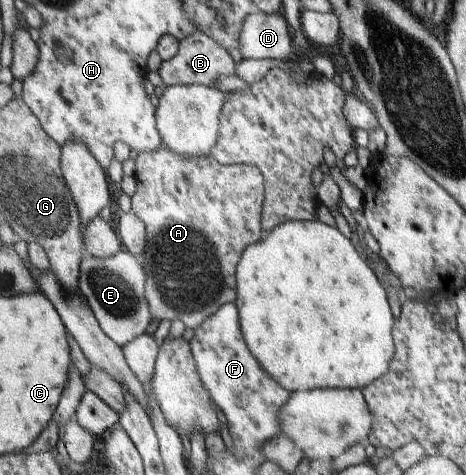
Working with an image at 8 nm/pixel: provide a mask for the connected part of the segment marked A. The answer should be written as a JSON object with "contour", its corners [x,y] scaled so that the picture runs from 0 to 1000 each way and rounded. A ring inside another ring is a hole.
{"contour":[[[348,299],[337,318],[309,318],[294,326],[288,375],[296,389],[283,413],[283,446],[311,467],[322,501],[330,501],[330,509],[322,509],[322,535],[313,531],[300,543],[315,568],[315,629],[324,659],[339,678],[345,672],[384,672],[399,688],[418,693],[483,638],[506,636],[509,560],[526,526],[558,509],[569,495],[560,476],[571,421],[569,371],[560,354],[545,345],[483,347],[455,328],[388,335]]]}

